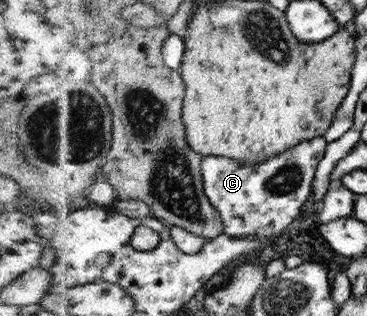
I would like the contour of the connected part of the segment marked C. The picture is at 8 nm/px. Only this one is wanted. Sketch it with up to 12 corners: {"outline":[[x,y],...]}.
{"outline":[[325,136],[266,163],[209,156],[205,189],[235,238],[303,212]]}

